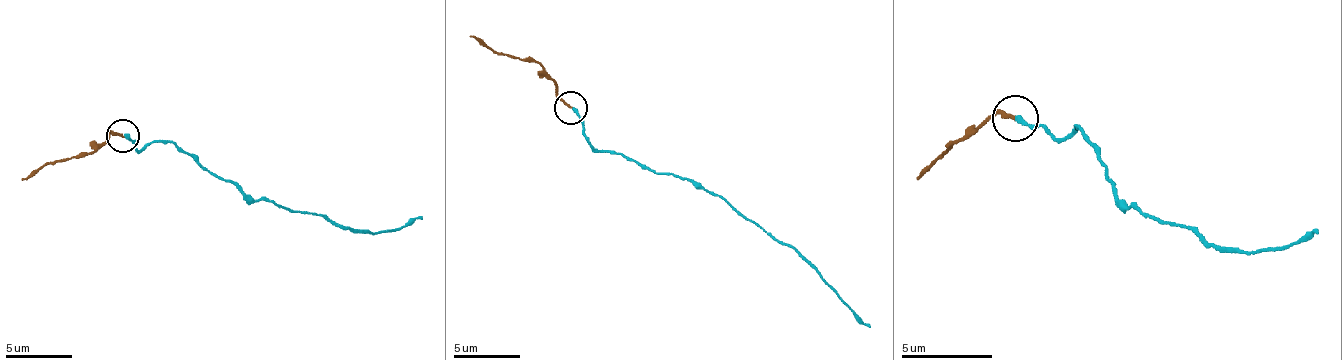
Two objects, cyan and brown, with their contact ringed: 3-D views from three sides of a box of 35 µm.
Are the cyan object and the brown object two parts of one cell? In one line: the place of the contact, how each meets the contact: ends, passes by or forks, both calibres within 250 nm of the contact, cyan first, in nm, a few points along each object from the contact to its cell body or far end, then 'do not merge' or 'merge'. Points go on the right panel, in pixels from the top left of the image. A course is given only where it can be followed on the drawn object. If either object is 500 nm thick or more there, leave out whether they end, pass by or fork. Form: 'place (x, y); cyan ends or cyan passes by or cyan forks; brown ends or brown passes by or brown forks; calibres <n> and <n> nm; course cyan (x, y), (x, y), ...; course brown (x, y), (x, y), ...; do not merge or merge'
place (1015, 118); cyan ends; brown ends; calibres 260 and 160 nm; course cyan (1016, 117), (1062, 139), (1080, 126), (1130, 208), (1189, 226), (1207, 244), (1262, 253), (1316, 235); course brown (1016, 117), (994, 112), (953, 144), (916, 180); merge

